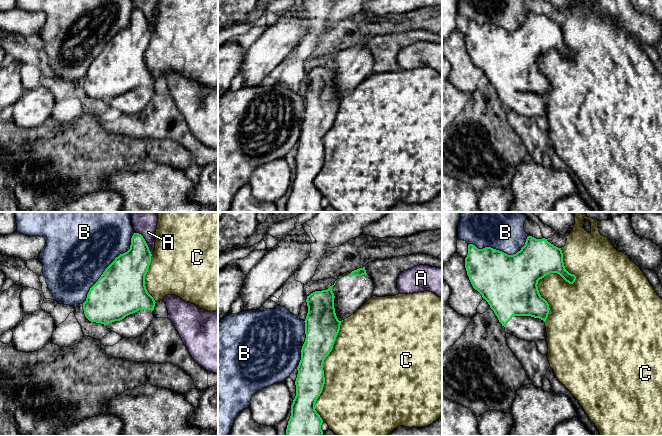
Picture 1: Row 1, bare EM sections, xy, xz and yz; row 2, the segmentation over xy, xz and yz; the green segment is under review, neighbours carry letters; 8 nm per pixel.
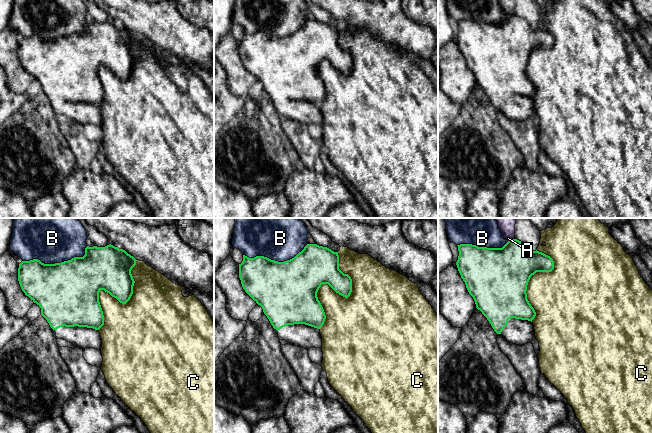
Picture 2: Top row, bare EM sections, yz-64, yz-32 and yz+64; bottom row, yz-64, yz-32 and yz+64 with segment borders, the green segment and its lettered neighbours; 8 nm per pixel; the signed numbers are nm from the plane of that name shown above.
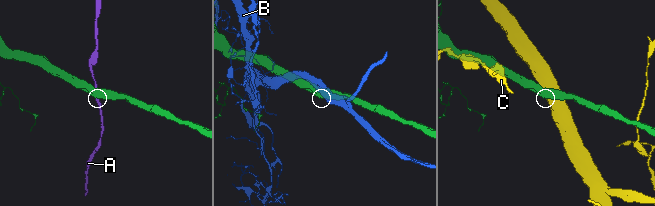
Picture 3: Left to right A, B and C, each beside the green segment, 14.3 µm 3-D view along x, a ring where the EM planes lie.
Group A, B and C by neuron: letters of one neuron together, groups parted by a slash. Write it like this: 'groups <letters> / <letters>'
groups A / B / C

